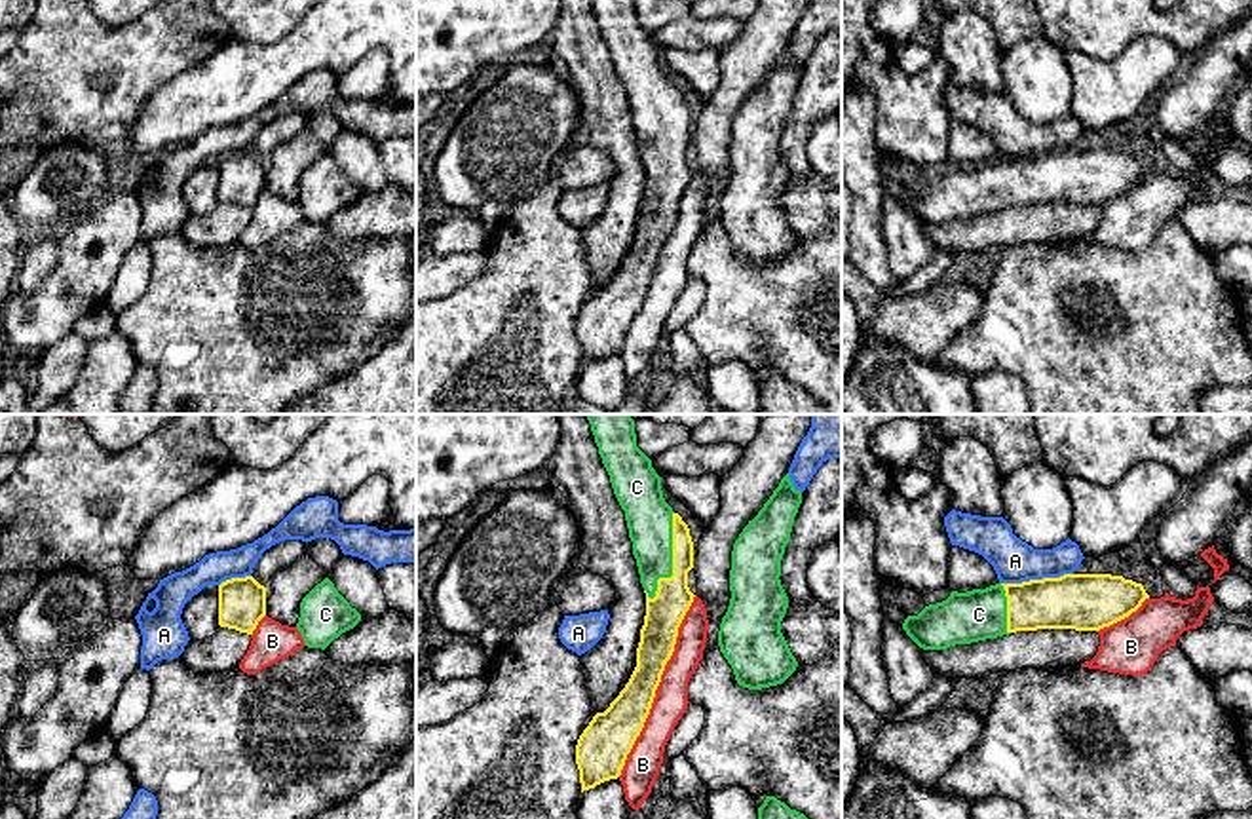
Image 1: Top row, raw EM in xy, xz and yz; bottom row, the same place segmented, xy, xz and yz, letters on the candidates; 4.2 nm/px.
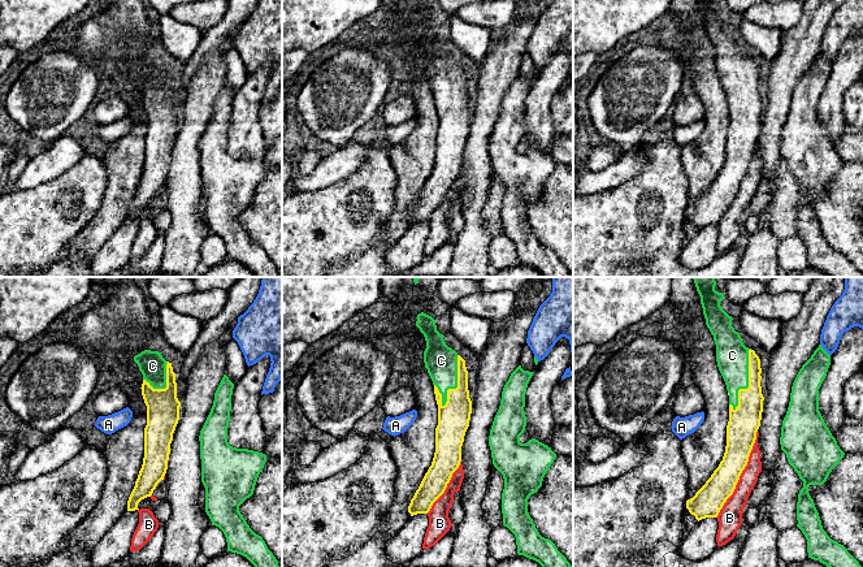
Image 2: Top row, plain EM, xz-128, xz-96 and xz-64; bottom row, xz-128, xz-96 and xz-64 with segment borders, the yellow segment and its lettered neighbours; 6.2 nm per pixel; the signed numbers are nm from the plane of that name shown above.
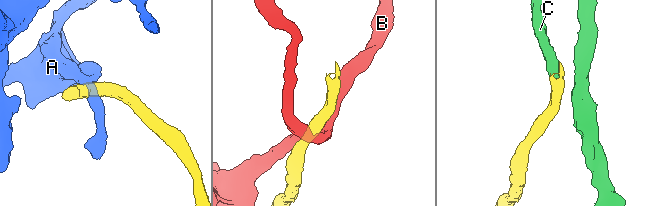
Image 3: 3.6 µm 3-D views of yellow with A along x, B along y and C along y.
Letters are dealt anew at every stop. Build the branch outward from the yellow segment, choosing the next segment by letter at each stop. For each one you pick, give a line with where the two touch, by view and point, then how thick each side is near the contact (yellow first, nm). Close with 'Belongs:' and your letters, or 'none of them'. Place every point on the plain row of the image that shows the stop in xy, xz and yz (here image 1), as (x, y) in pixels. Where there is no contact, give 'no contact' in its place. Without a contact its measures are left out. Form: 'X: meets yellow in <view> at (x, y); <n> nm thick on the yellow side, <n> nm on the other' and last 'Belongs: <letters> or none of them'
C: meets yellow in xz at (673, 133); 160 nm thick on the yellow side, 190 nm on the other
Belongs: C

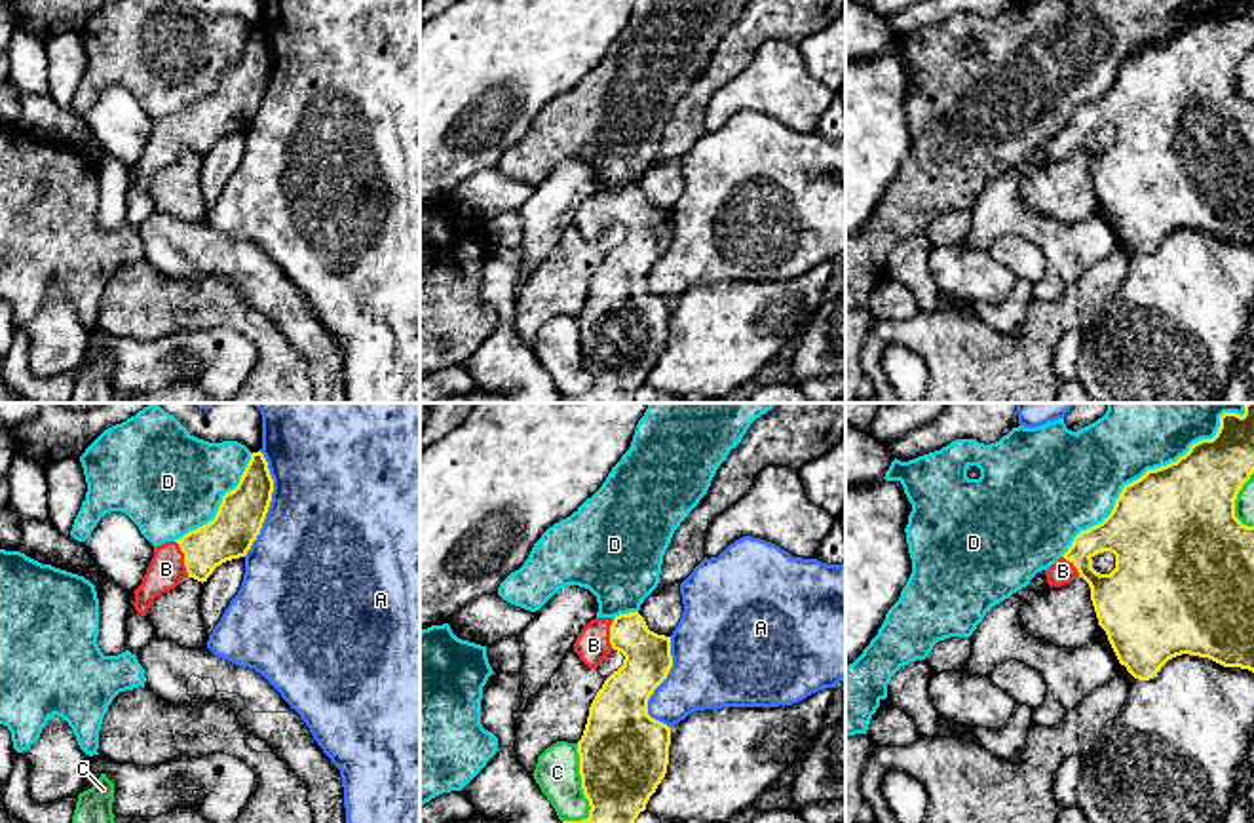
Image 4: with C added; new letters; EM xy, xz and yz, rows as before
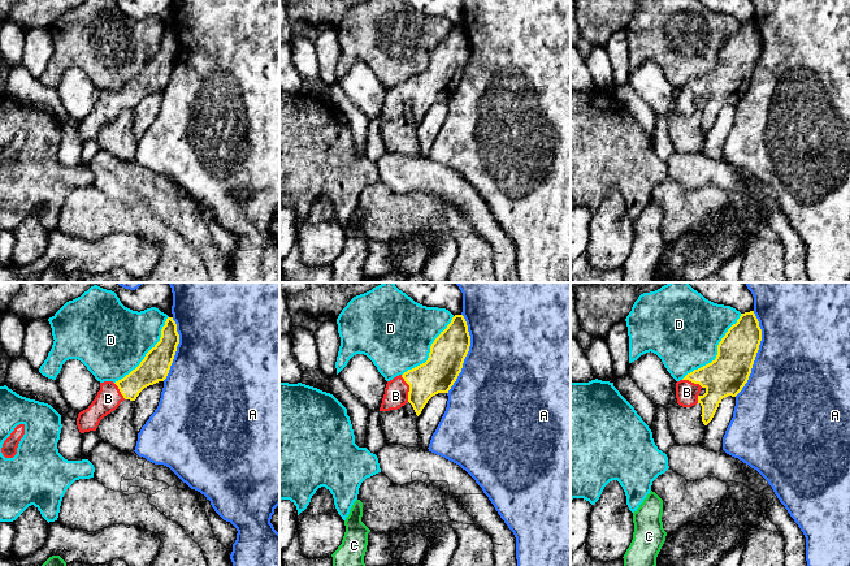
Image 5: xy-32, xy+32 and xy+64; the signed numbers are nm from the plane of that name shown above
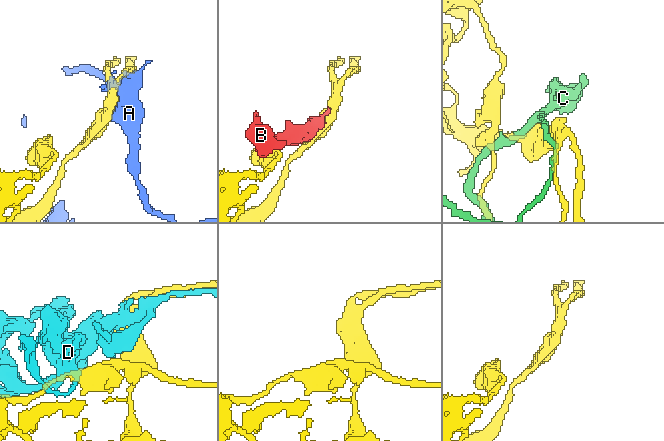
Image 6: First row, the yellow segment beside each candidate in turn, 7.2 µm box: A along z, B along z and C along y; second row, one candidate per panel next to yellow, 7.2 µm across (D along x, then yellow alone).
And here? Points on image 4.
B: meets yellow in xy at (185, 133); 200 nm thick on the yellow side, 150 nm on the other
Belongs: B

